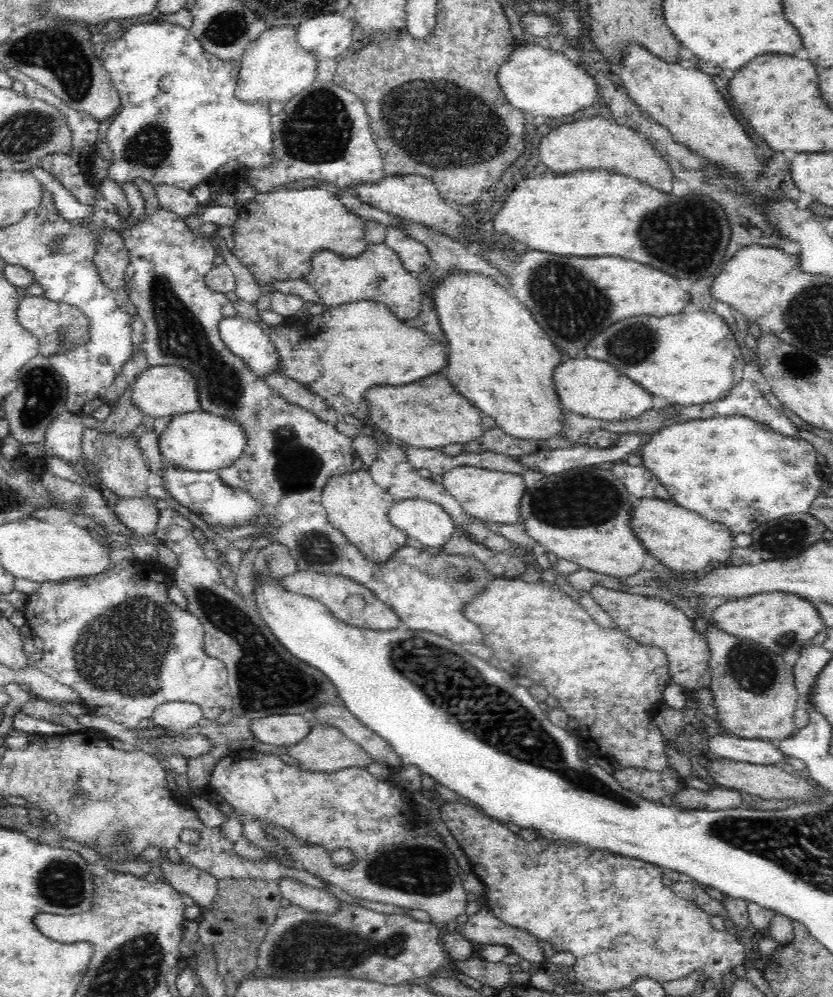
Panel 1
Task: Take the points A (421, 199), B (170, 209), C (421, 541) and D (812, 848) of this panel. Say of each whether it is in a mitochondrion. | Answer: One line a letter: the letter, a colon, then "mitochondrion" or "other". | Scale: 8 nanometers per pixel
A: other
B: other
C: other
D: mitochondrion

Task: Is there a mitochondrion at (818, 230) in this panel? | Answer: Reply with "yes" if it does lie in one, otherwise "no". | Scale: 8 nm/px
no

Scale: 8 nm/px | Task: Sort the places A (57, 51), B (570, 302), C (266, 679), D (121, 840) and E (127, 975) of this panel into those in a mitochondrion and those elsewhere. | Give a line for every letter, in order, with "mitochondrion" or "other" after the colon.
A: mitochondrion
B: mitochondrion
C: mitochondrion
D: mitochondrion
E: mitochondrion

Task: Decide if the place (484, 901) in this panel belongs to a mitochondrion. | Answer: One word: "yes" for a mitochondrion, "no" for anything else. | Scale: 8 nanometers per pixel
no

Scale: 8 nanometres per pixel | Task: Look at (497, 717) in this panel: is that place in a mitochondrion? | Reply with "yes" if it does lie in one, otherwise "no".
yes

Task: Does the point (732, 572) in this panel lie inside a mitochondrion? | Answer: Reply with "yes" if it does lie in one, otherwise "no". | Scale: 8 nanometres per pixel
no

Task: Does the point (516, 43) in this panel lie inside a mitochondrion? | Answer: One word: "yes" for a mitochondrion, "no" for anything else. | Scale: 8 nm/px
no

